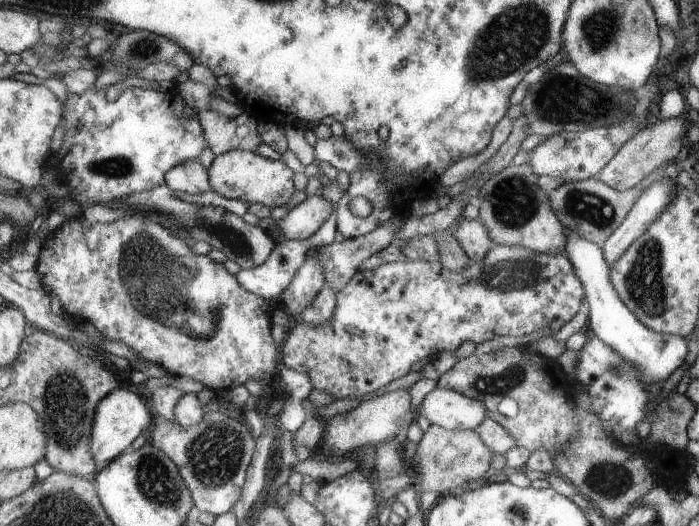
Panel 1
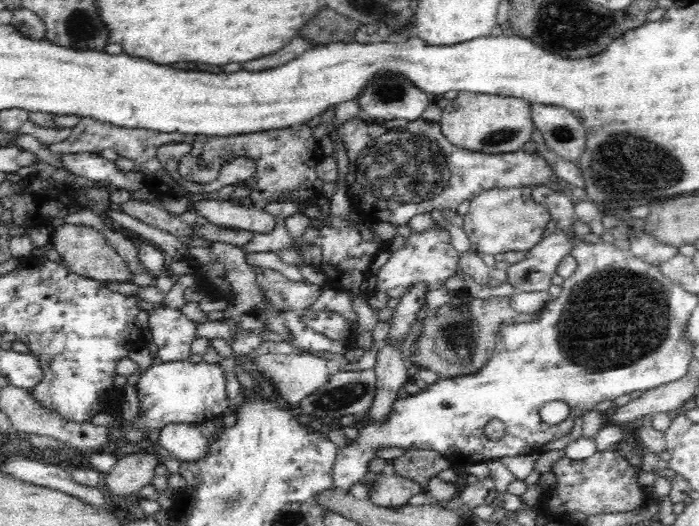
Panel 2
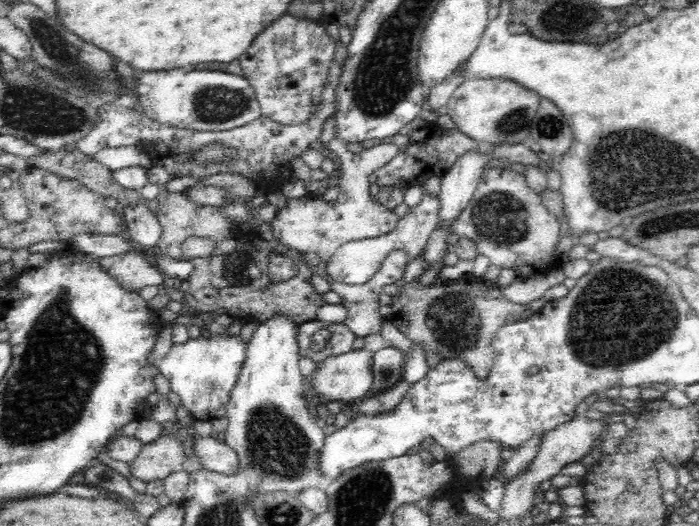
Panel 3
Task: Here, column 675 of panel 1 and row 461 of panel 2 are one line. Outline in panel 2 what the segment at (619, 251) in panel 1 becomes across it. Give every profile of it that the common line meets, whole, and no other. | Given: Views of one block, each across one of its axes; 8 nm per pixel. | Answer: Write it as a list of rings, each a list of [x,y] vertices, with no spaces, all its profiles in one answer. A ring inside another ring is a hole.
[[[168,424],[160,430],[160,448],[186,462],[198,462],[208,452],[208,440],[200,434],[198,424]]]

